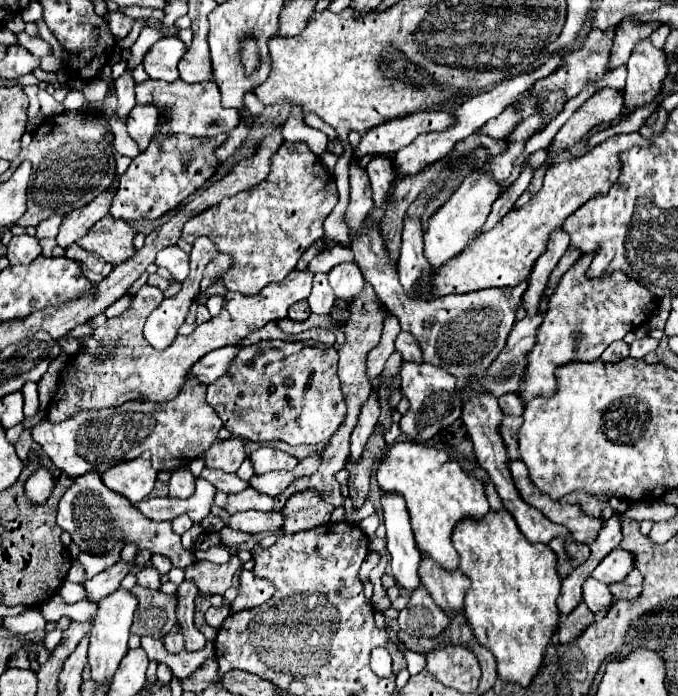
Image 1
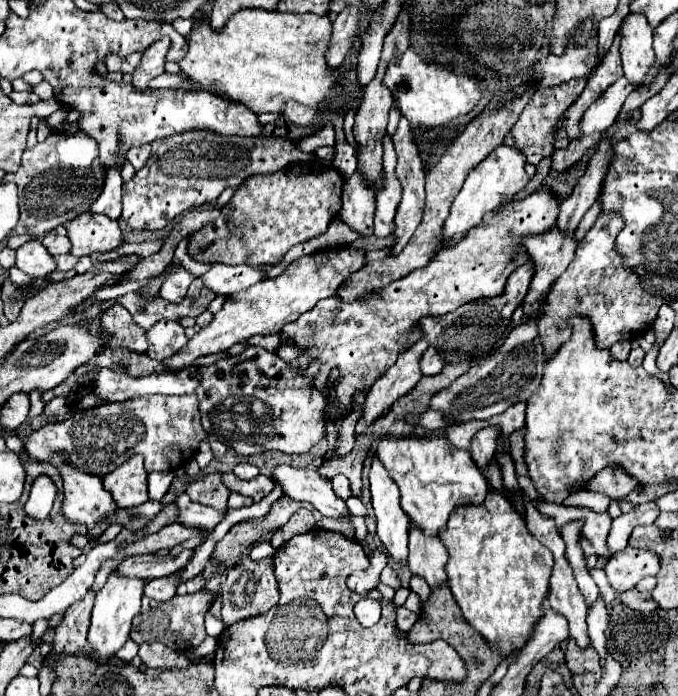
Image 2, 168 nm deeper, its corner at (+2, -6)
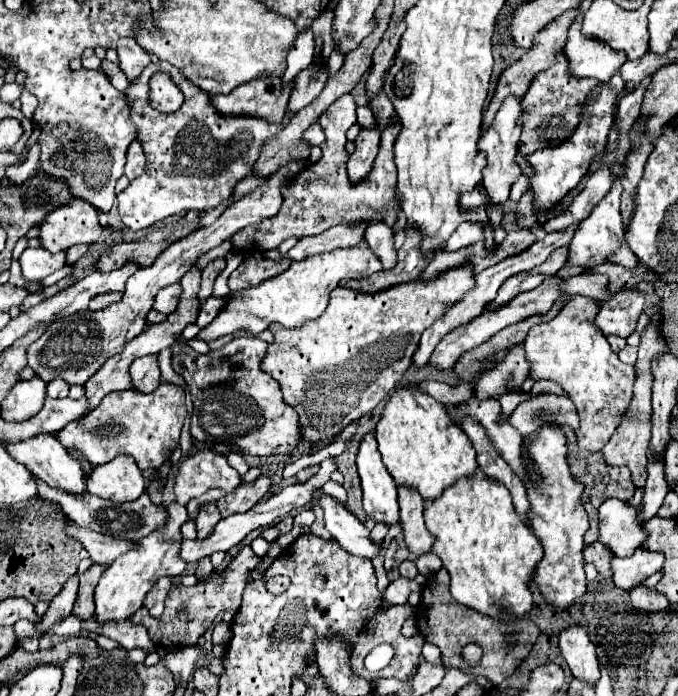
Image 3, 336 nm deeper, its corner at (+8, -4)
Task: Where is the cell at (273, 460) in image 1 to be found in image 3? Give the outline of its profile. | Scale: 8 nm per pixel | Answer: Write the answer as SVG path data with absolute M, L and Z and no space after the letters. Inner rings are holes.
M320 492L318 504L324 510L326 530L334 536L334 540L342 548L362 558L374 558L378 554L380 546L370 540L370 532L364 528L364 524L346 506L342 506L334 496Z

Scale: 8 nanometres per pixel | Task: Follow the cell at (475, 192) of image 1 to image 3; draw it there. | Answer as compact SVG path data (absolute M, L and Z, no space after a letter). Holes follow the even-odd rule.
M508 96L504 100L504 104L500 106L494 124L482 134L482 138L478 140L478 150L486 154L488 166L482 172L482 188L486 190L486 194L480 192L480 188L474 188L472 192L464 192L460 194L460 208L472 210L478 206L486 206L486 204L504 204L510 196L510 186L520 178L520 166L516 164L516 150L518 150L518 140L520 140L520 118L522 114L522 106L520 100L516 100L514 96Z

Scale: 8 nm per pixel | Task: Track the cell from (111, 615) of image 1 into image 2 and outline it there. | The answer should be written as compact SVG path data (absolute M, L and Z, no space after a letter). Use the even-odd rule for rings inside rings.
M110 574L104 588L96 594L88 642L90 642L94 656L100 662L108 662L112 658L112 654L116 650L120 650L124 646L124 642L128 640L132 618L140 612L140 600L142 600L142 594L144 594L144 586L146 586L144 580L126 578L126 576L120 576L120 574Z

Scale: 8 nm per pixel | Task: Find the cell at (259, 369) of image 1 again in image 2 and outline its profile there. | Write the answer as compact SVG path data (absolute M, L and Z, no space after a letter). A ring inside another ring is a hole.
M248 346L238 356L220 358L214 364L198 366L202 374L202 382L196 390L200 400L202 428L208 436L224 442L228 448L236 450L242 456L254 456L268 450L278 450L284 454L304 454L314 444L324 438L326 432L326 396L312 386L312 376L318 372L318 362L314 362L308 370L308 376L300 376L292 370L278 354L272 354L260 346Z

